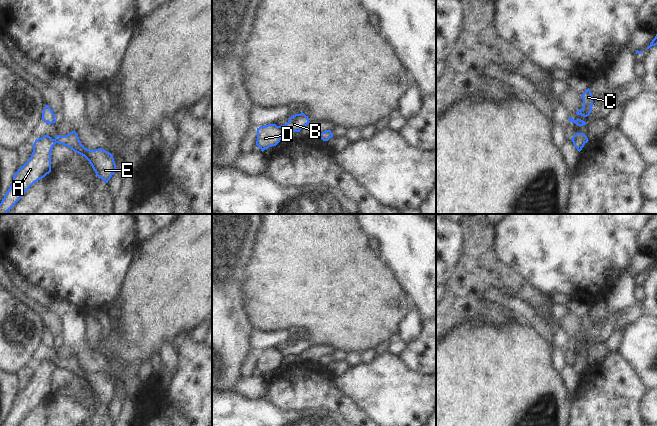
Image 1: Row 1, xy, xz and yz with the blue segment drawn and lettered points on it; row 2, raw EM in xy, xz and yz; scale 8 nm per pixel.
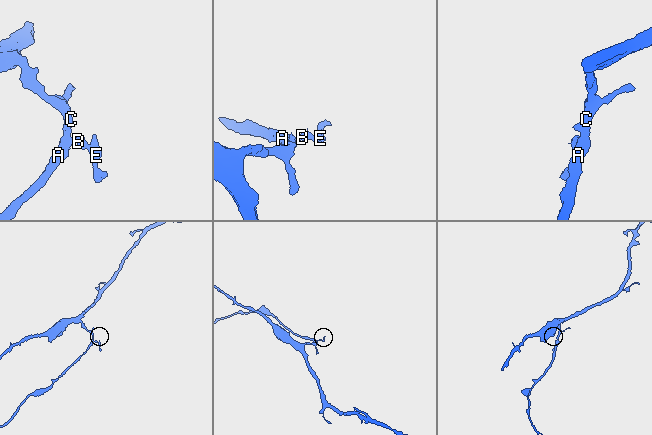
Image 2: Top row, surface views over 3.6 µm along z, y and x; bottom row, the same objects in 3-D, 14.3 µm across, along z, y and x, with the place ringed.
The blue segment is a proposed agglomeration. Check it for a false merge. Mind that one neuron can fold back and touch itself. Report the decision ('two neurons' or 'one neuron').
two neurons

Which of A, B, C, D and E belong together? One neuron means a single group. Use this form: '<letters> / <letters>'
A C D / B E

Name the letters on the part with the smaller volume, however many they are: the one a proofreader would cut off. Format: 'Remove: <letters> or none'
Remove: B, E

